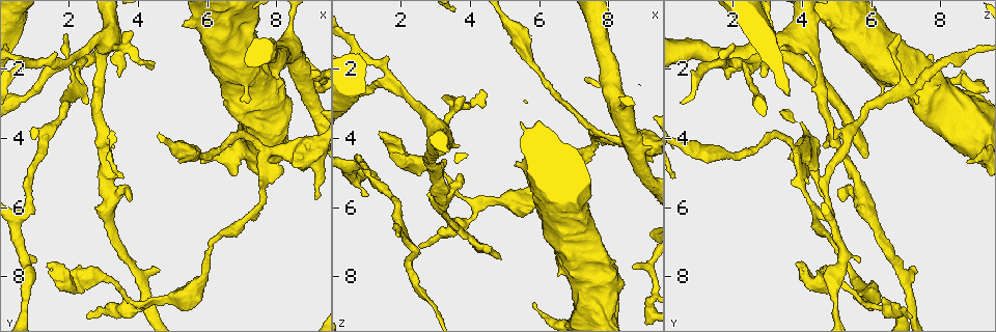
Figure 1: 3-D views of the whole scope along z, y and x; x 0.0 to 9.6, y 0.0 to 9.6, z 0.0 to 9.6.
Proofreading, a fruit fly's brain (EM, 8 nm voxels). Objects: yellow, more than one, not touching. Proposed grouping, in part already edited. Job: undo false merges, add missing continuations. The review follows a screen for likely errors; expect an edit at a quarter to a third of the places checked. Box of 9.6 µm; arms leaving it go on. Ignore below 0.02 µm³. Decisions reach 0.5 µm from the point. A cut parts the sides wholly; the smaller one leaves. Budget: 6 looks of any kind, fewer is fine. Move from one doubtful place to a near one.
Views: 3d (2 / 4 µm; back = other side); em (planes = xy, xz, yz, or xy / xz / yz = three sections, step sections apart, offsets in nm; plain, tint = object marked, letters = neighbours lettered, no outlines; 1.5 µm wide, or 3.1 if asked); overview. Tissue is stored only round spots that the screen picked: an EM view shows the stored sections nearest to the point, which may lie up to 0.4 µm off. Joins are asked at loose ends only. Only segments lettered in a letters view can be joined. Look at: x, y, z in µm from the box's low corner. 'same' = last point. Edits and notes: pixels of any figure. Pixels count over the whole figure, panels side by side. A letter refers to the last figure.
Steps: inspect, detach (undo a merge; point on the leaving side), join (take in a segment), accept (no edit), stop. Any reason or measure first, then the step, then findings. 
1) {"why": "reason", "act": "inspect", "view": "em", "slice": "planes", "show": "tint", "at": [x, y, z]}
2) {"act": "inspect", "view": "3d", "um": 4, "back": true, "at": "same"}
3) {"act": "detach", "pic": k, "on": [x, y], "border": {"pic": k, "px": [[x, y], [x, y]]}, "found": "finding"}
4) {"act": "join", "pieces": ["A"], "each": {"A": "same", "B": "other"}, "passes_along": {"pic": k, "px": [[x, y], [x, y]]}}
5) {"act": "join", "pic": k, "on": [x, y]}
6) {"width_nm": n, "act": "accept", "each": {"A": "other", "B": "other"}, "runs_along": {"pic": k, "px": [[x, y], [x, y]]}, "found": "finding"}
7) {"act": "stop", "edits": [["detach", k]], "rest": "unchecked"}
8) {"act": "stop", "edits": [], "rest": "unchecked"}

{"act": "inspect", "view": "em", "slice": "planes", "show": "letters", "at": [8.70, 1.60, 7.65]}

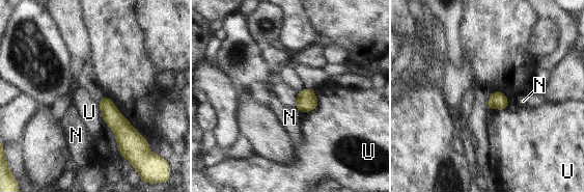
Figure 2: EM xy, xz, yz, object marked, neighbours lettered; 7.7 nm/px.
{"longest_contact_nm": ["U", 150], "act": "accept", "each": {"N": "other", "U": "other"}, "found": "none of them fits"}

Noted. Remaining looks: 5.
{"why": "looks like a crossing", "act": "inspect", "view": "em", "slice": "xz", "step": 8, "show": "tint", "at": [7.80, 4.30, 3.80]}

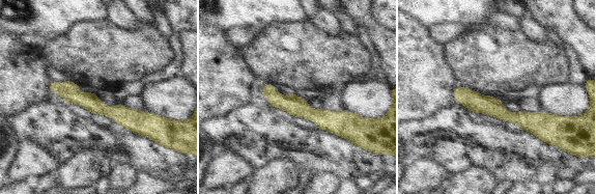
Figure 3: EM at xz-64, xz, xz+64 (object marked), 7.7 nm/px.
{"why": "cut it another way", "act": "inspect", "view": "em", "slice": "planes", "show": "letters", "at": "same"}

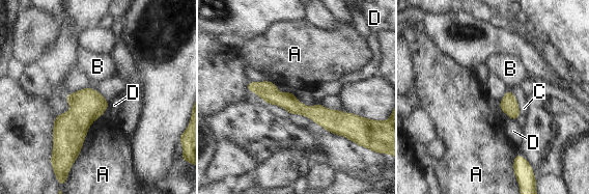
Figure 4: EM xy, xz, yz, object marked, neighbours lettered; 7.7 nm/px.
{"act": "accept", "each": {"A": "other", "B": "other", "C": "other", "D": "other"}, "runs_along": {"pic": 4, "px": [[249, 86], [327, 118], [355, 118]]}, "found": "continuous, no second neuron"}

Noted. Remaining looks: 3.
{"why": "branch stops here", "act": "inspect", "view": "em", "slice": "planes", "show": "letters", "at": [3.75, 0.90, 2.80]}

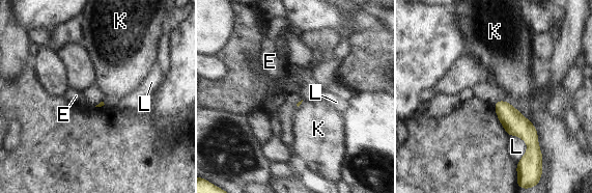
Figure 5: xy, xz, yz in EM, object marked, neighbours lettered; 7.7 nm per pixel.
{"act": "accept", "each": {"E": "other", "K": "other", "L": "other"}, "border": {"pic": 5, "px": [[508, 102], [534, 127], [541, 154]]}, "found": "no lettered segment goes on from it"}

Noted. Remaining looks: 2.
{"act": "stop", "edits": [], "rest": "unchecked"}

